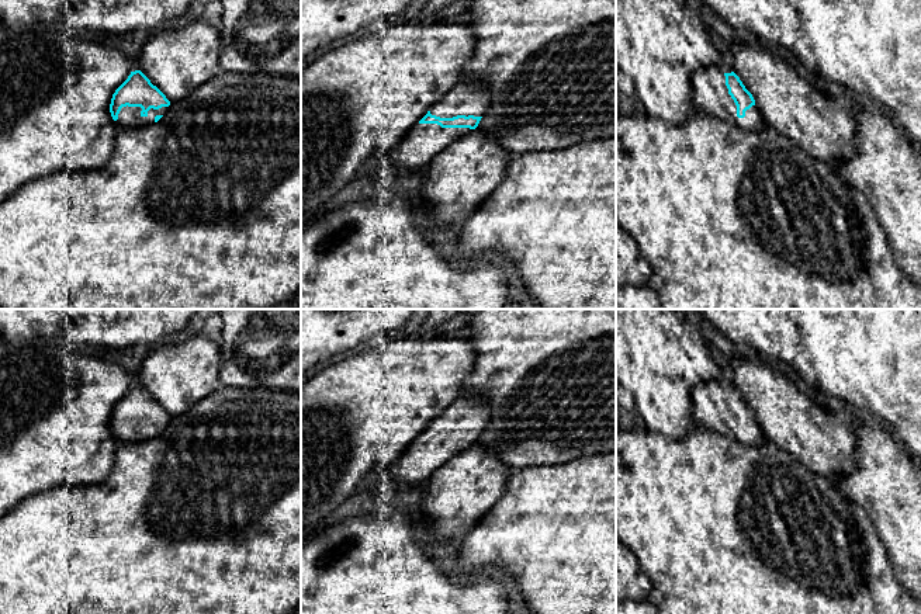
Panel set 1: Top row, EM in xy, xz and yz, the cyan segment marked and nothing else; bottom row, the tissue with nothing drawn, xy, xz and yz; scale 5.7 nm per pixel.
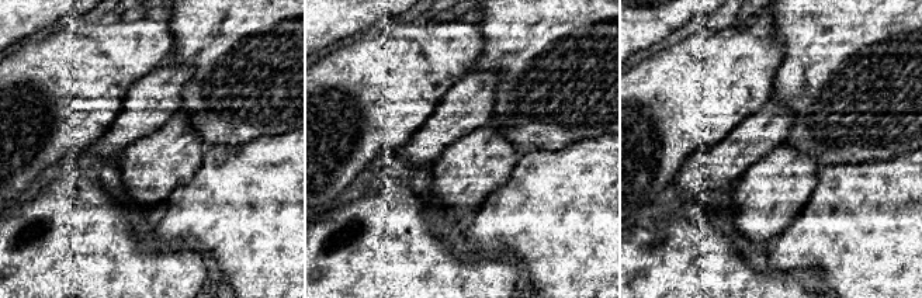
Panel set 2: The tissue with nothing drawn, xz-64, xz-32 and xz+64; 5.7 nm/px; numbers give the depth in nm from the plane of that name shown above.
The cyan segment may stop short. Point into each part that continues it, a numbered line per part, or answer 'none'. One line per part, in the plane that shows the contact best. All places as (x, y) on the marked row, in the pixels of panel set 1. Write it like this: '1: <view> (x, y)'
1: xy (130, 117)

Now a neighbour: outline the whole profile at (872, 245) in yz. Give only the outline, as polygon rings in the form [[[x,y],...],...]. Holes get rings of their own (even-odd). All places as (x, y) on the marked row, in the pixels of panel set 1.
[[[697,110],[682,125],[645,112],[616,117],[616,223],[630,233],[651,267],[650,287],[662,309],[921,309],[921,287],[896,264],[868,198],[827,163],[772,126],[744,129]]]

